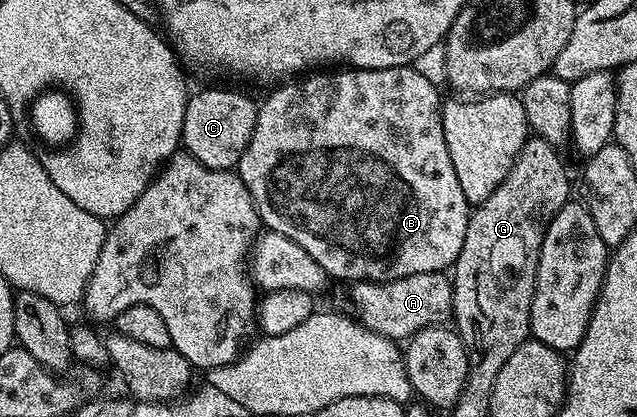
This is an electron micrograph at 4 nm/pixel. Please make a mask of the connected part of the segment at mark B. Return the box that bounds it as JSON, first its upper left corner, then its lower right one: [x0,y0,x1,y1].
[237,66,469,282]

